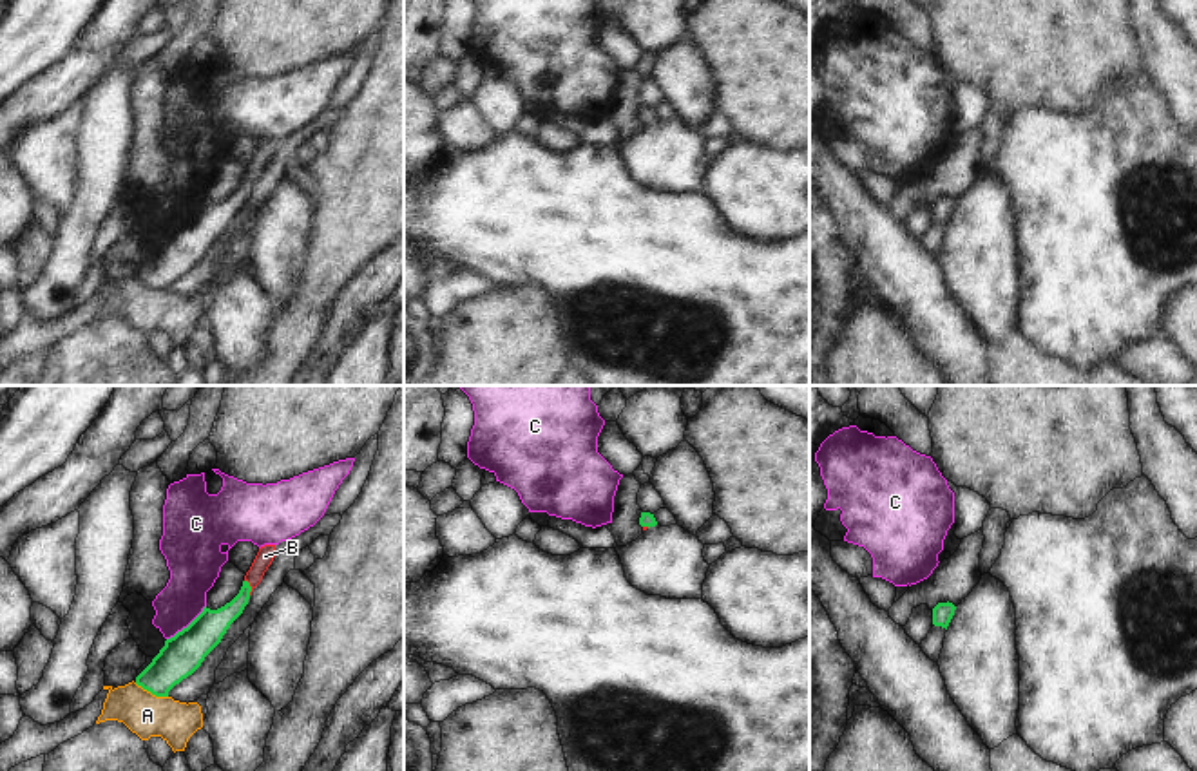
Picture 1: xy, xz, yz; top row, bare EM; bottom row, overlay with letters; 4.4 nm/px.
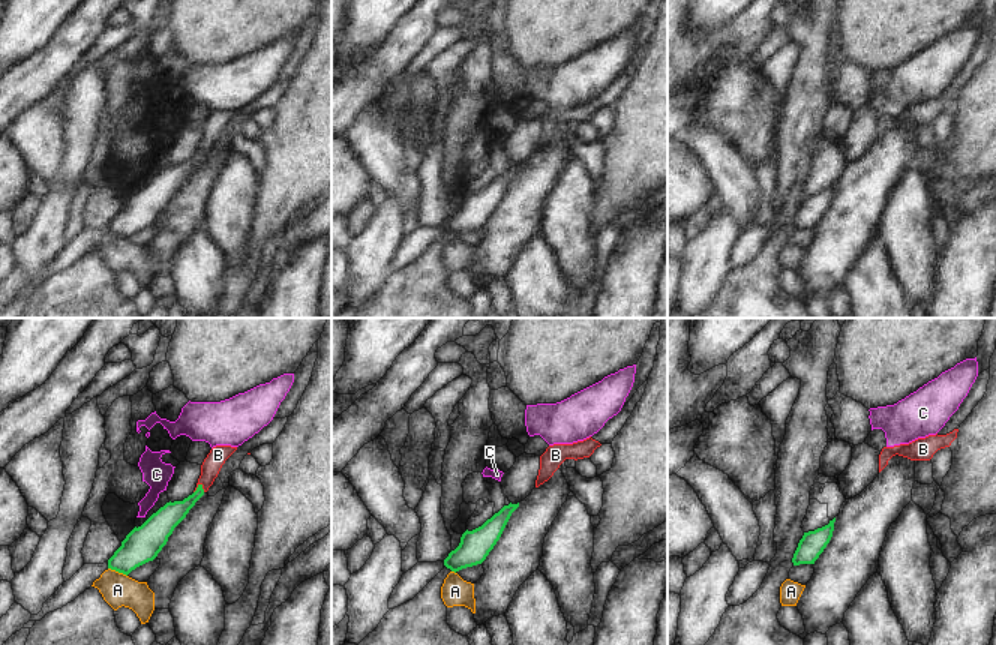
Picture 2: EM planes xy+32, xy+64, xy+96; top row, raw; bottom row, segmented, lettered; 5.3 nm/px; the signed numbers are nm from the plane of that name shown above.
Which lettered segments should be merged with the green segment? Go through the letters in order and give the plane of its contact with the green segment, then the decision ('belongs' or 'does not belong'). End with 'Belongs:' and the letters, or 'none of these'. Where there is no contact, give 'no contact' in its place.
A: meets green in xy; does not belong
B: meets green in xy; belongs
C: meets green in xy; does not belong
Belongs: B

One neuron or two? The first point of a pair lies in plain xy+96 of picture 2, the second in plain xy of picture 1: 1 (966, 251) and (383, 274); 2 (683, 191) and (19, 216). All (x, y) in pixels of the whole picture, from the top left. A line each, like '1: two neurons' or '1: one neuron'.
1: two neurons
2: one neuron

